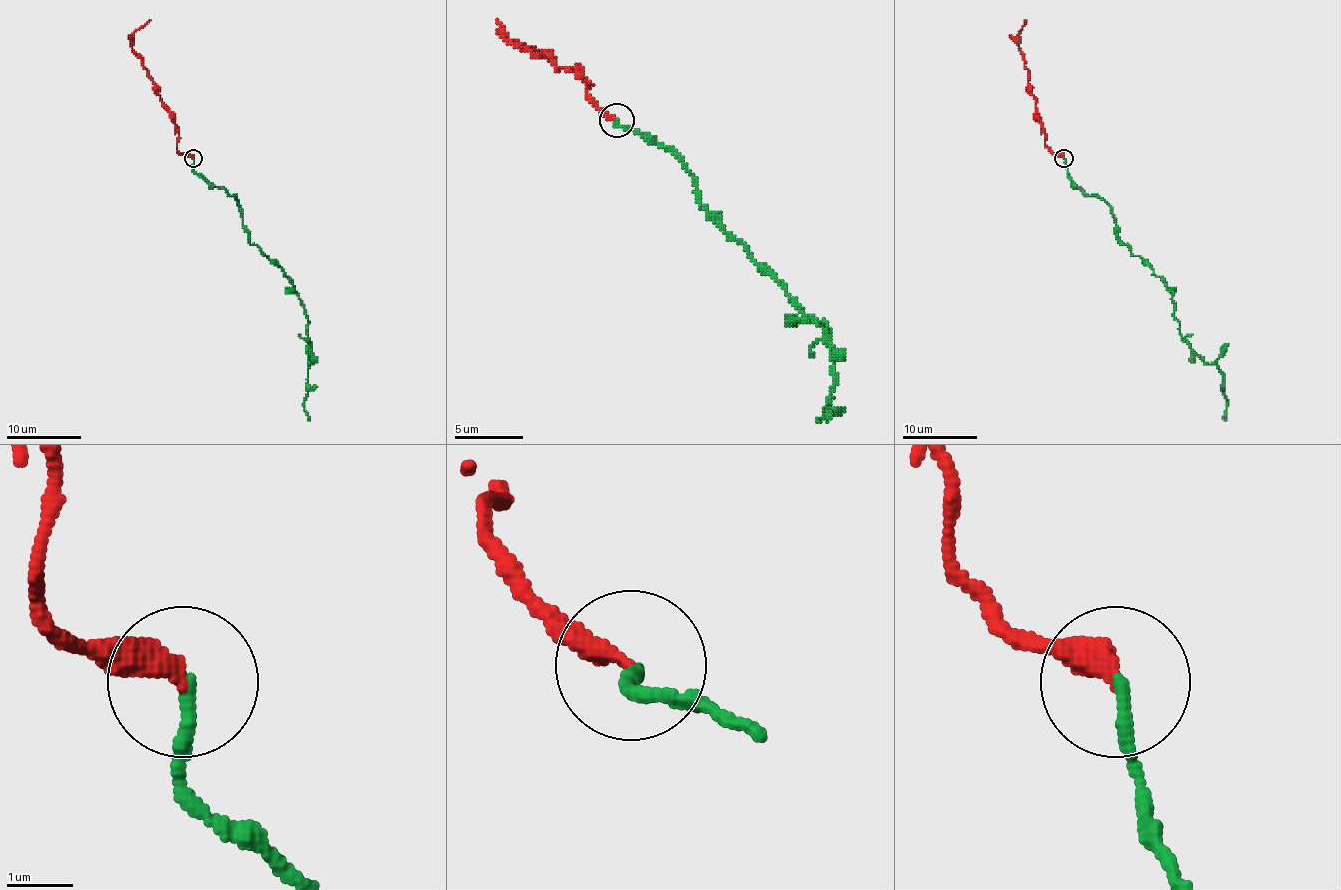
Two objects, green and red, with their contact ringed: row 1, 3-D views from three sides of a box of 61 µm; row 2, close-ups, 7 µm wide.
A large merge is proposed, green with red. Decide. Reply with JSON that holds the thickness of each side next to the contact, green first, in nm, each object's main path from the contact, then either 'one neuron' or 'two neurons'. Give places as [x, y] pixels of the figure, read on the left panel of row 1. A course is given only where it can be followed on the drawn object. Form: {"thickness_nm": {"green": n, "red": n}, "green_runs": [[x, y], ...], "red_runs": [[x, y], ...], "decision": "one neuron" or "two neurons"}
{"thickness_nm": {"green": 200, "red": 340}, "green_runs": [[194, 158], [197, 173], [237, 198], [248, 241], [298, 293], [308, 319], [309, 420]], "red_runs": [[194, 158], [184, 156], [177, 149], [179, 128], [143, 59], [132, 48], [132, 35], [151, 20]], "decision": "one neuron"}

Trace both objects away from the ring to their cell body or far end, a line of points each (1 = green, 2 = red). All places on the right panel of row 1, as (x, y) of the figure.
1: (1063, 158), (1078, 186), (1110, 207), (1119, 241), (1172, 293), (1181, 338), (1222, 375), (1224, 420)
2: (1063, 158), (1045, 143), (1045, 128), (1035, 110), (1019, 48), (1019, 35), (1026, 20)

